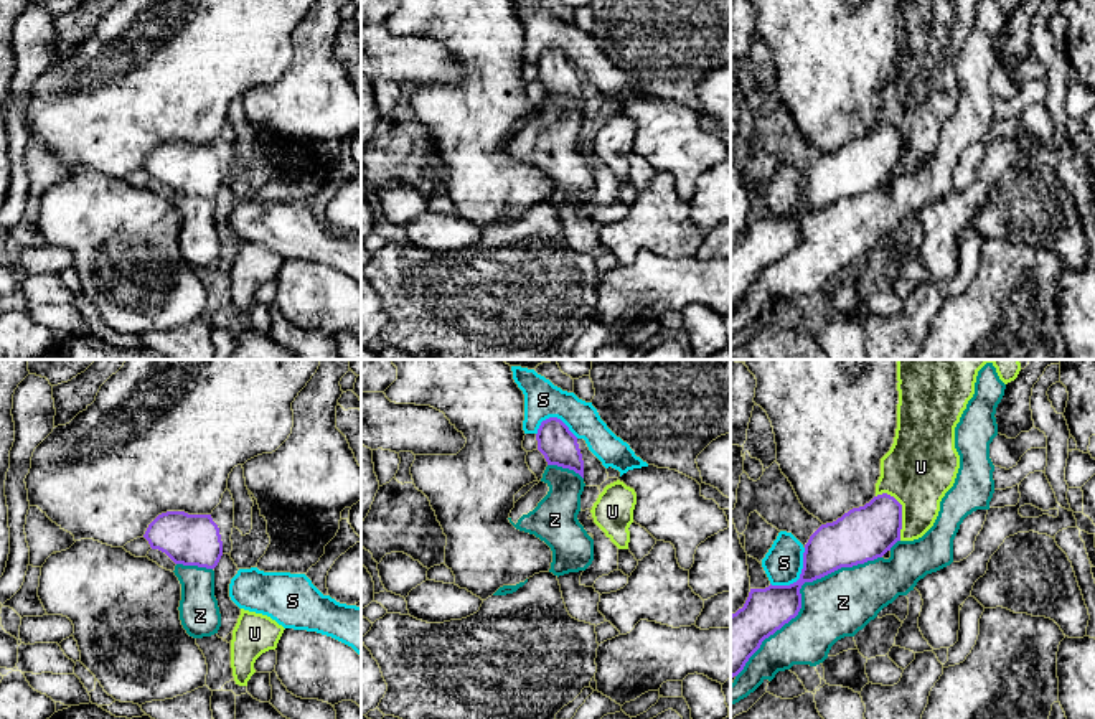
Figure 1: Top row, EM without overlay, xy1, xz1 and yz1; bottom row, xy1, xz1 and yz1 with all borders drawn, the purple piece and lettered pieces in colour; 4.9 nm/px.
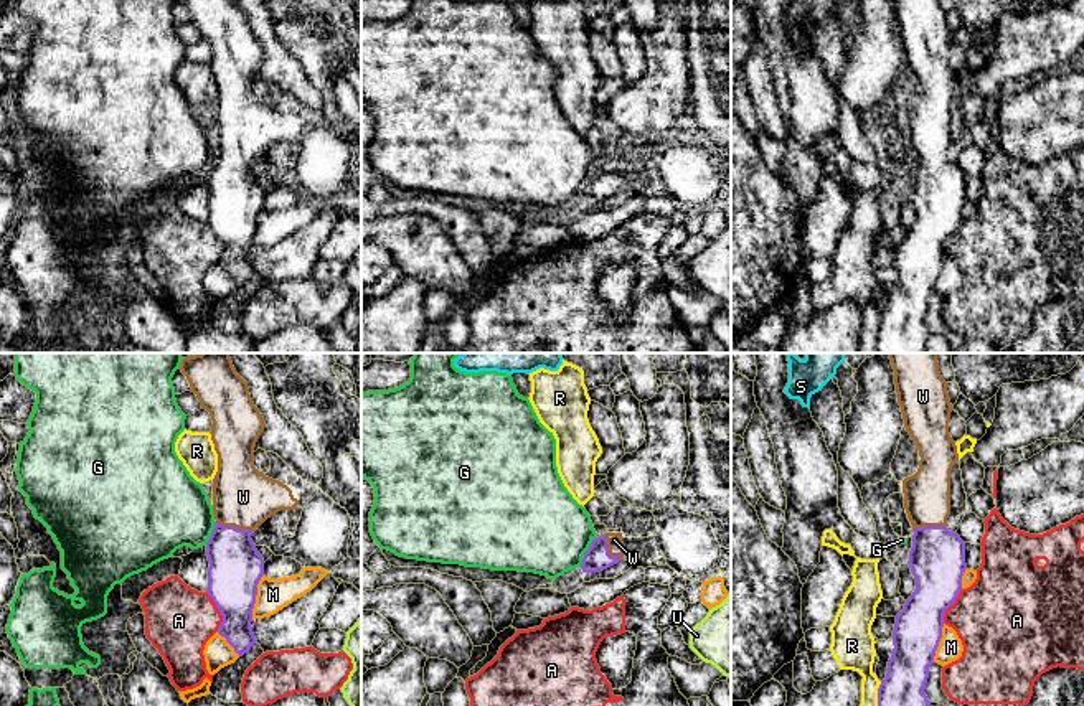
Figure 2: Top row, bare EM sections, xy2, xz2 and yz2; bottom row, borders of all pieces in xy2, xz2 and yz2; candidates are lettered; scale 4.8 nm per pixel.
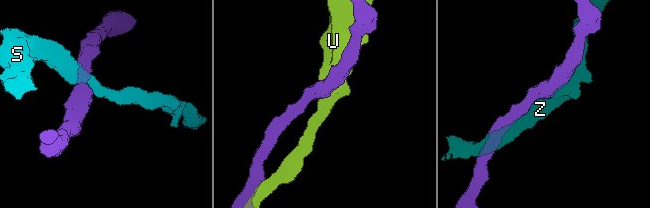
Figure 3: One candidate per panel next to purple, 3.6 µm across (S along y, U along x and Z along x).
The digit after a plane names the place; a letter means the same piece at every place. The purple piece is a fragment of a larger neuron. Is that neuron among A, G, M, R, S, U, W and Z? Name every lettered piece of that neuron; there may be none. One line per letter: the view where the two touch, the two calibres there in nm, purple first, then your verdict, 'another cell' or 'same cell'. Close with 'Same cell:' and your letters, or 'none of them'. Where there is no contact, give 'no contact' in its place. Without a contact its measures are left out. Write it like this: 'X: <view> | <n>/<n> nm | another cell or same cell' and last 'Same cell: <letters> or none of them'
A: xy2 | 260/340 nm | another cell
G: xz2 | 120/420 nm | another cell
M: xy2 | 260/160 nm | another cell
R: yz2 | 240/160 nm | another cell
S: yz1 | 220/190 nm | another cell
U: yz1 | 260/360 nm | another cell
W: xy2 | 260/300 nm | same cell
Z: yz1 | 220/320 nm | another cell
Same cell: W

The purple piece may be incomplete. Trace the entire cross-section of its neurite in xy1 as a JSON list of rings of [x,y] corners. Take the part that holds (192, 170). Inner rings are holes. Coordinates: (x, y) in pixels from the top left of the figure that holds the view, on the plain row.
[[[162,143],[148,155],[143,168],[175,195],[214,200],[223,186],[219,158],[211,145]]]

